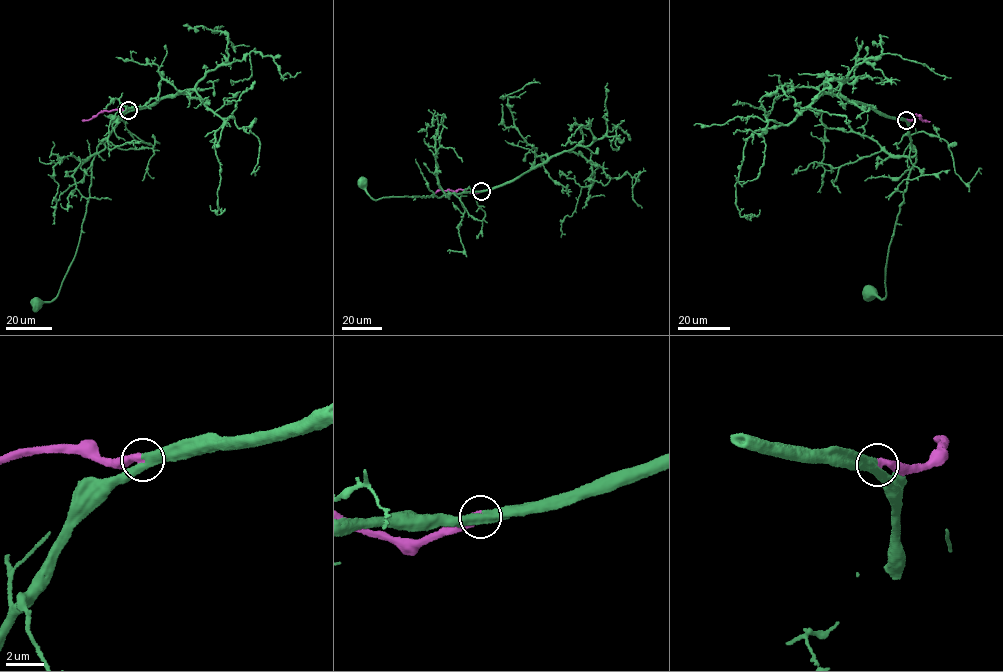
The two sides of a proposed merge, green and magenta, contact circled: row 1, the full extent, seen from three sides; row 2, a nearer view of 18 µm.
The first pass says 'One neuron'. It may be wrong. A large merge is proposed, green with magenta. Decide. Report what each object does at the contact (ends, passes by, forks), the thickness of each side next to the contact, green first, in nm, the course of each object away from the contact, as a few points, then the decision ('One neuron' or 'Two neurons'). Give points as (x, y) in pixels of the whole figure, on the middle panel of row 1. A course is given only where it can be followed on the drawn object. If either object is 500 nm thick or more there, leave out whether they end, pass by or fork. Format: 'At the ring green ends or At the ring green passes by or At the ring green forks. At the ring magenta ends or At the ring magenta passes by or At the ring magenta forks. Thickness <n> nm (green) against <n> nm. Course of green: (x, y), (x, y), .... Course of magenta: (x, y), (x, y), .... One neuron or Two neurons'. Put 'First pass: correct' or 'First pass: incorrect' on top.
First pass: correct
At the ring green passes by. At the ring magenta ends. Thickness 420 nm (green) against 480 nm. Course of green: (481, 191), (444, 194), (438, 198), (432, 195), (376, 200), (362, 182). Course of magenta: (481, 191), (475, 193), (439, 189), (435, 193). One neuron

